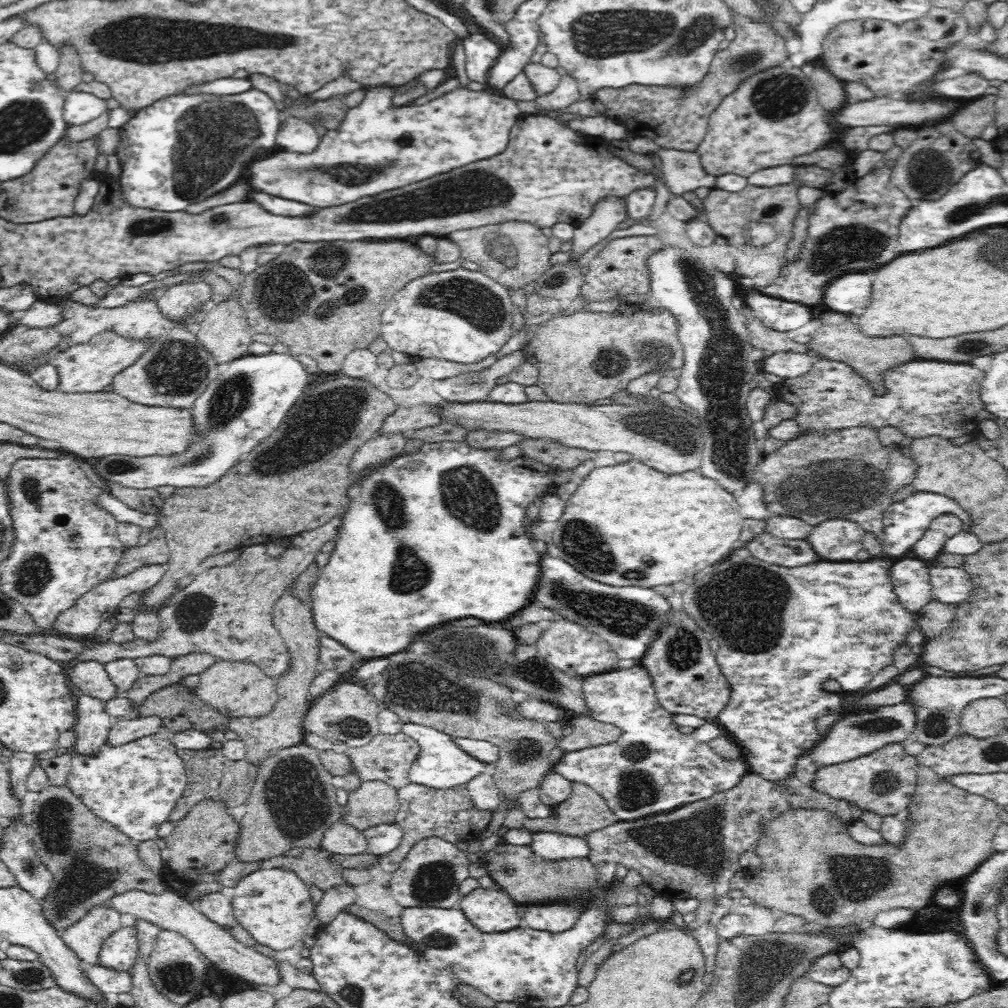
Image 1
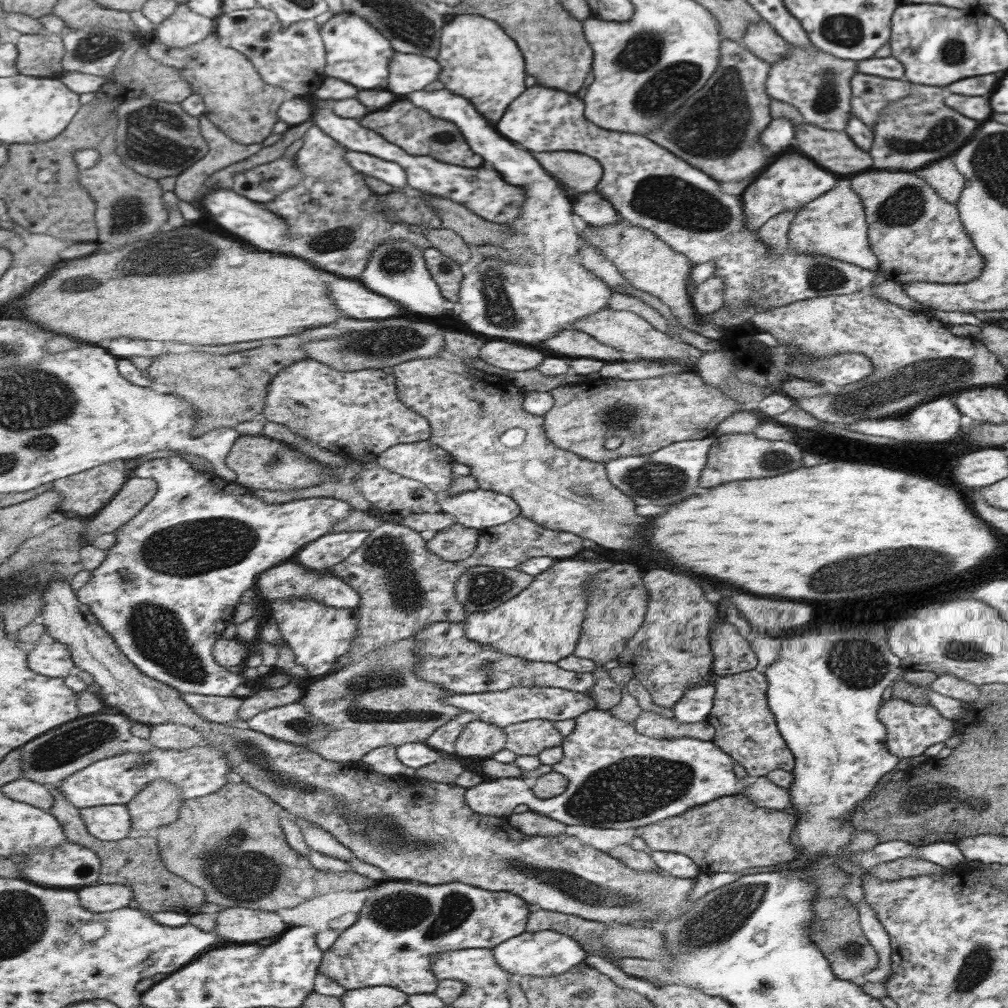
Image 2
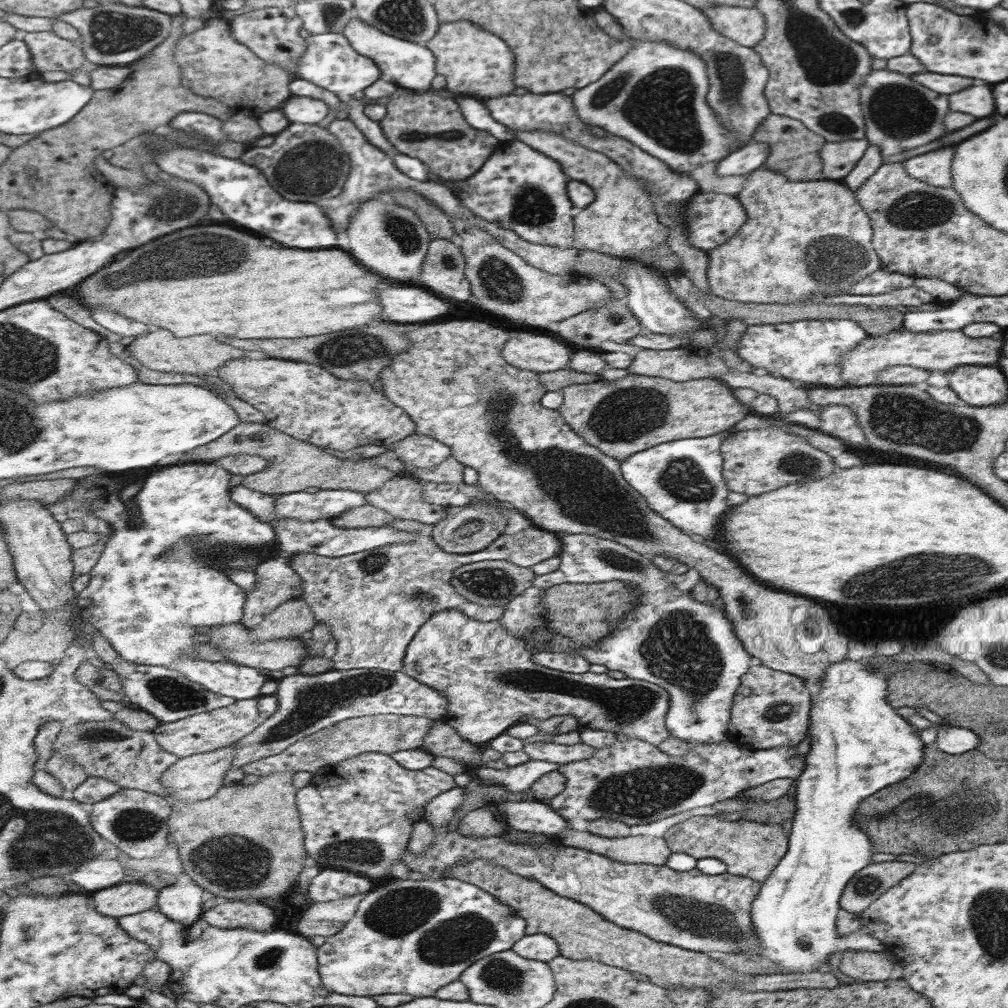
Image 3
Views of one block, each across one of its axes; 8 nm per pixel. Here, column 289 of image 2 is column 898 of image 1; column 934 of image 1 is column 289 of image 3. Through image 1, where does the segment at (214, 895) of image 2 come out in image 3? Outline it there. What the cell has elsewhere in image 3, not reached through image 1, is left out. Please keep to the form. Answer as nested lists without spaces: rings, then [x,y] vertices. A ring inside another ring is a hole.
[[[277,772],[269,776],[261,776],[257,782],[250,785],[224,785],[215,796],[207,800],[175,804],[168,824],[171,838],[178,844],[181,854],[179,859],[183,862],[186,878],[189,876],[195,878],[195,882],[209,892],[221,890],[223,894],[217,896],[245,900],[245,902],[263,900],[267,898],[267,894],[271,898],[279,898],[279,896],[287,896],[289,892],[295,893],[300,874],[309,858],[305,844],[306,834],[302,828],[298,809],[295,773],[297,772]]]

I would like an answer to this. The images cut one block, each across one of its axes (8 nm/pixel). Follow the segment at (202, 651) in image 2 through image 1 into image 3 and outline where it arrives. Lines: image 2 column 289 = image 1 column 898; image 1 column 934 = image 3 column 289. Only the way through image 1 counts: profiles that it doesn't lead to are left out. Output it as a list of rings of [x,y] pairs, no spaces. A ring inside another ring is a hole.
[[[321,489],[279,495],[275,519],[299,519],[305,522],[333,520],[344,512],[364,506],[365,494],[354,489]]]

